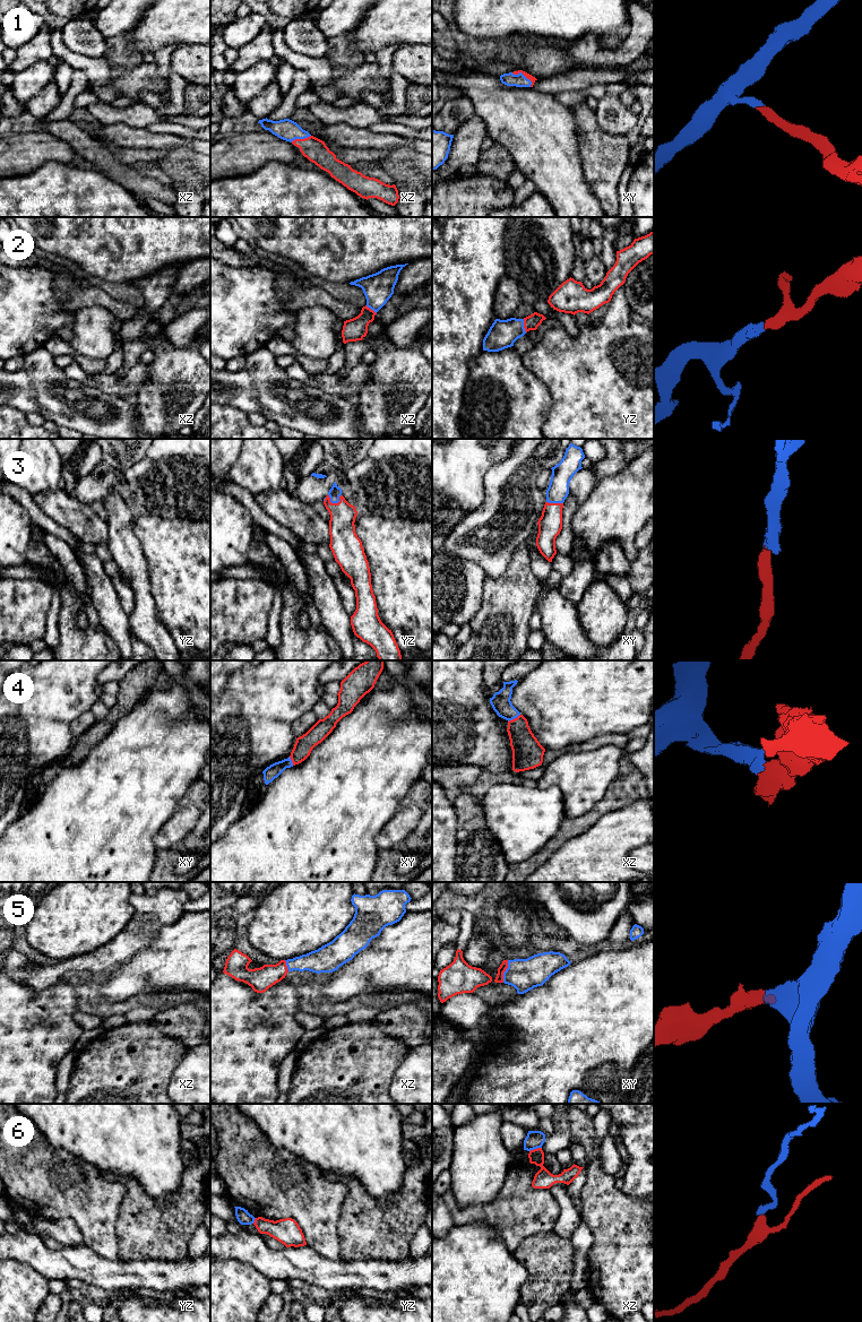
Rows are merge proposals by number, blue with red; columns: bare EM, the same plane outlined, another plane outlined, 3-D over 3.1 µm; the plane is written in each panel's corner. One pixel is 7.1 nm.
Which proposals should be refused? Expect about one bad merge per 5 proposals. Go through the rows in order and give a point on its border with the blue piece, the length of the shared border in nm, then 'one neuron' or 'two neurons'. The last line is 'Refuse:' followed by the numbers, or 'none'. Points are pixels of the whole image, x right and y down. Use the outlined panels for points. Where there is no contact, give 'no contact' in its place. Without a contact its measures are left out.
1: contact xy (523, 75); length 170 nm; one neuron
2: contact yz (523, 326); length 100 nm; one neuron
3: contact yz (337, 502); length 100 nm; one neuron
4: contact xz (514, 718); length 110 nm; one neuron
5: contact xy (505, 971); length 170 nm; one neuron
6: contact xz (535, 1148); length 90 nm; two neurons
Refuse: 6

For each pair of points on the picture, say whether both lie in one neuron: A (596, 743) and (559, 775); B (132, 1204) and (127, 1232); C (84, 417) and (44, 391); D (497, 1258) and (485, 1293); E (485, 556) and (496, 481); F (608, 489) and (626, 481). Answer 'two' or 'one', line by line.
A: two
B: one
C: one
D: one
E: one
F: one

